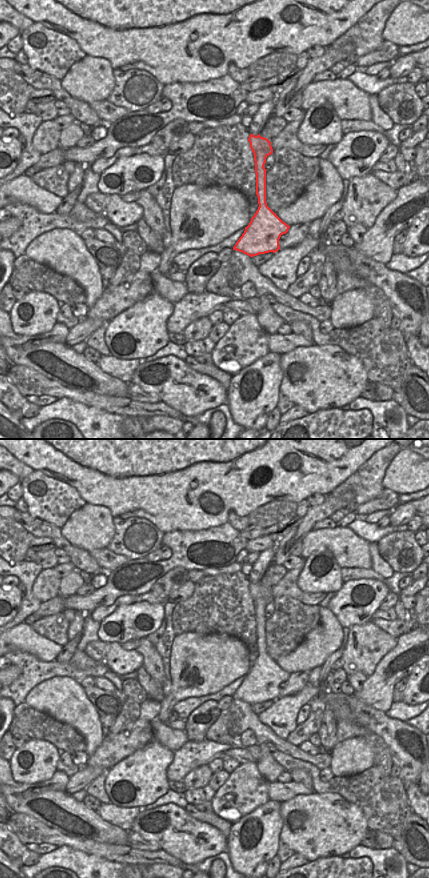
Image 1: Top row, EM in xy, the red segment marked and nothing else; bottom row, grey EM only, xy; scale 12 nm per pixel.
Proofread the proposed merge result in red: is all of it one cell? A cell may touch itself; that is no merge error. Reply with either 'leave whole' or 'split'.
leave whole

